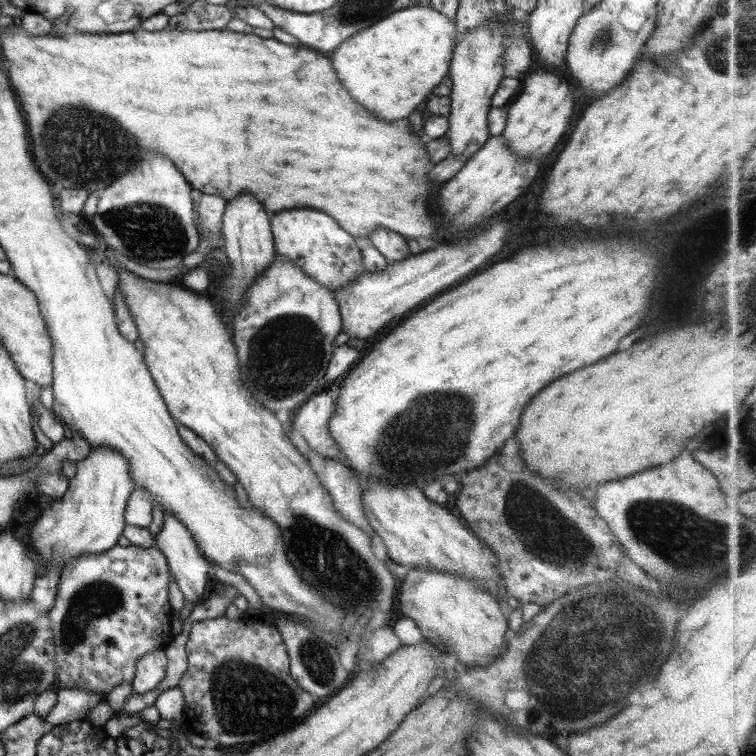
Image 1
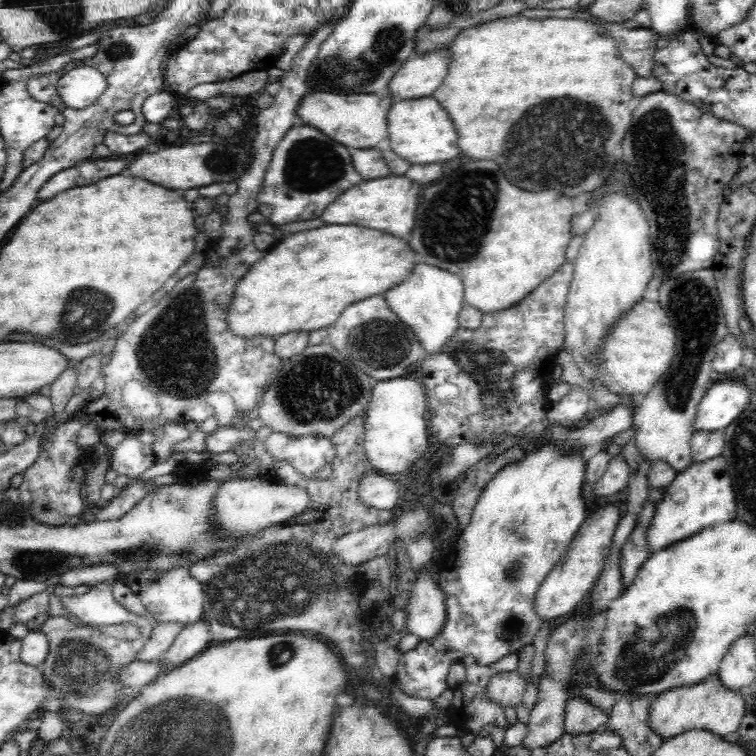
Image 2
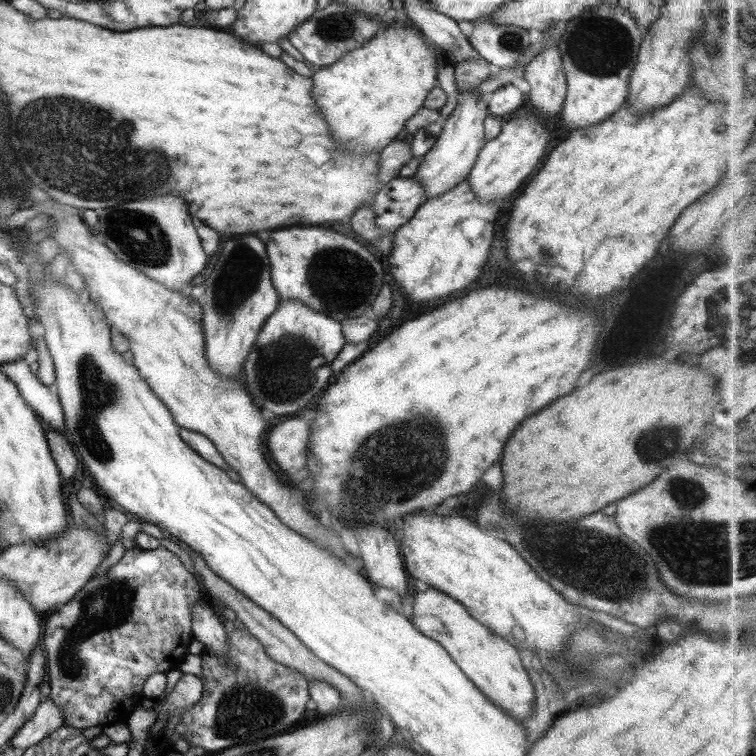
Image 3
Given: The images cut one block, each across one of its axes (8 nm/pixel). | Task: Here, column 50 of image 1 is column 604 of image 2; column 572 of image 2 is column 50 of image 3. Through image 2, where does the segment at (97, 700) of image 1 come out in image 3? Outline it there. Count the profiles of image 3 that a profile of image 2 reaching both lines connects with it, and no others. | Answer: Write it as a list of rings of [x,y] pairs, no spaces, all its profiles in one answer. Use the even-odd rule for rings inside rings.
[[[49,698],[41,701],[34,716],[8,742],[10,747],[25,748],[34,746],[65,724],[64,713],[56,708]]]

